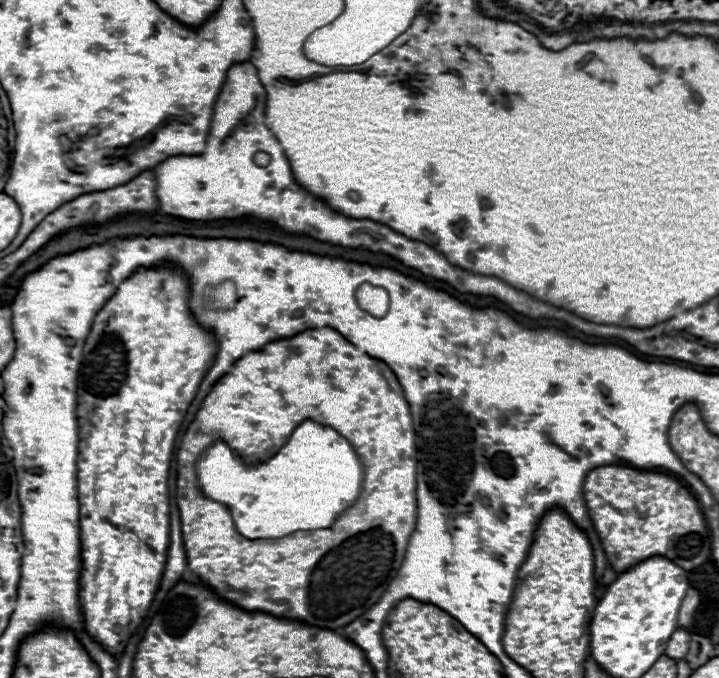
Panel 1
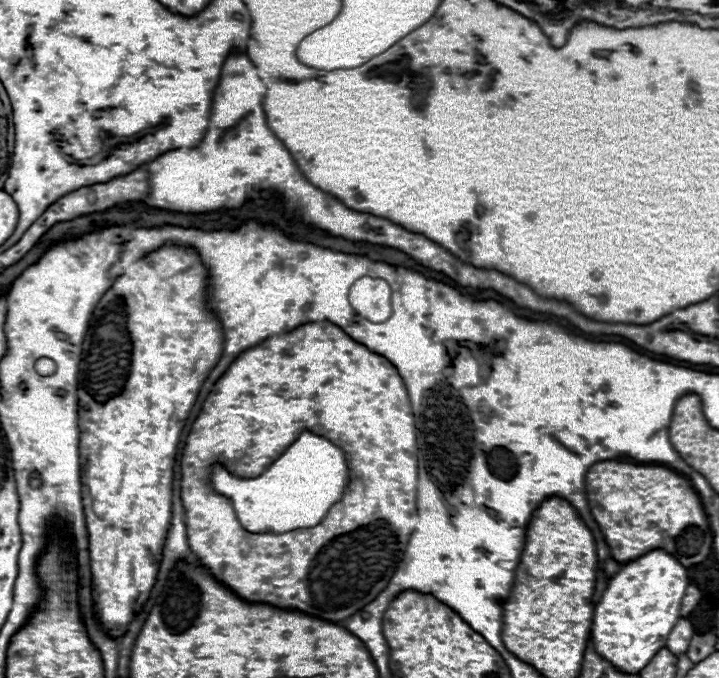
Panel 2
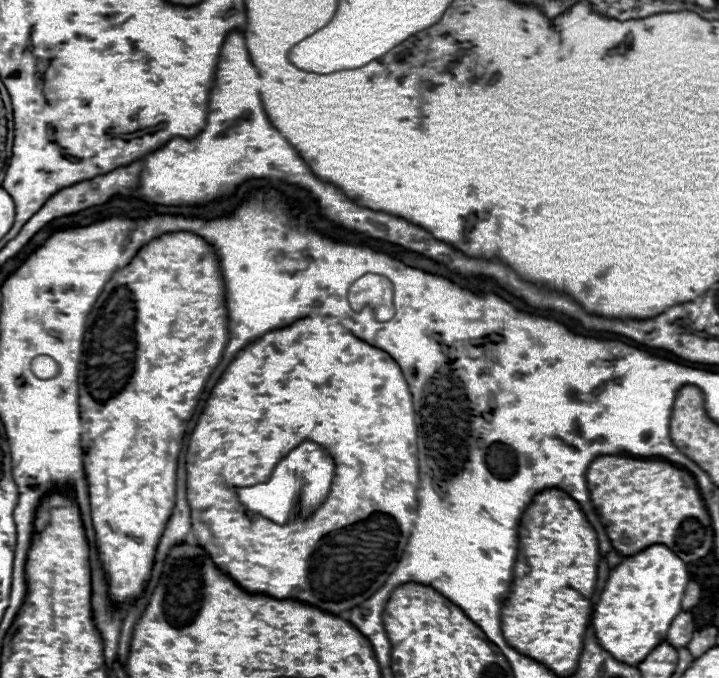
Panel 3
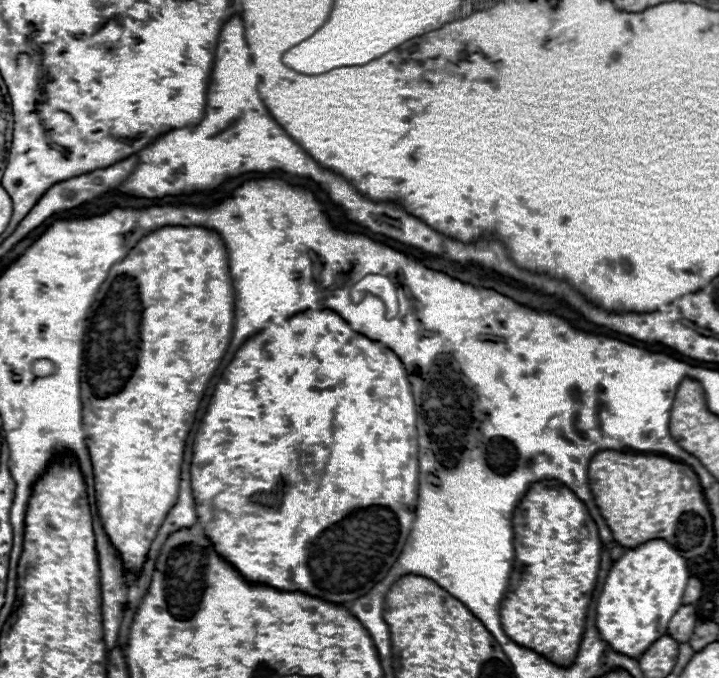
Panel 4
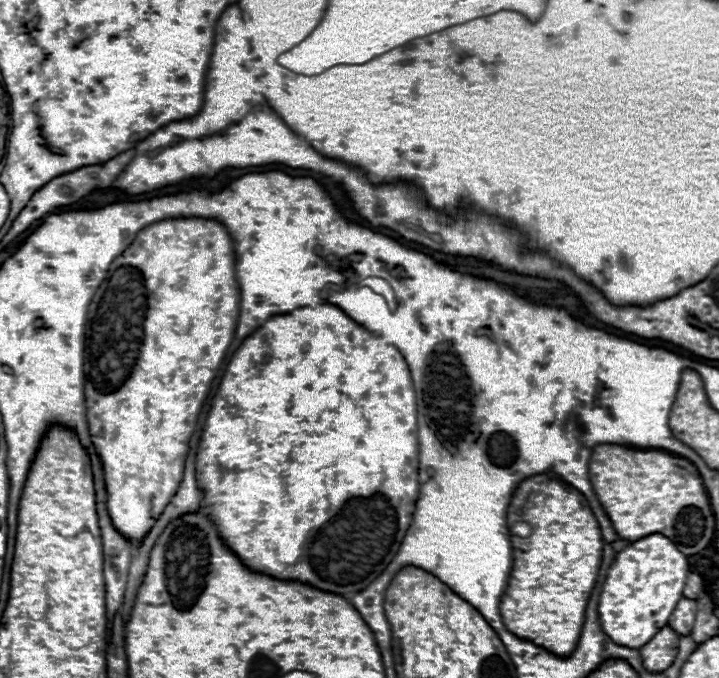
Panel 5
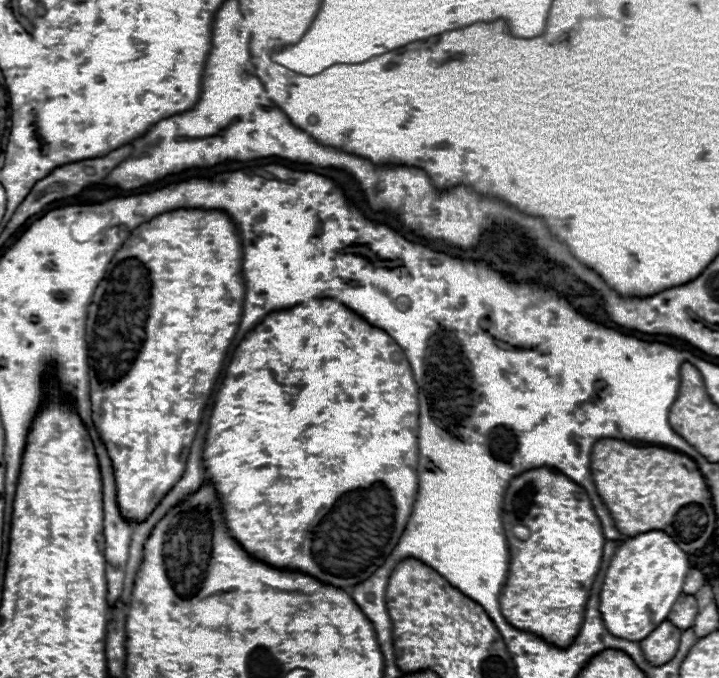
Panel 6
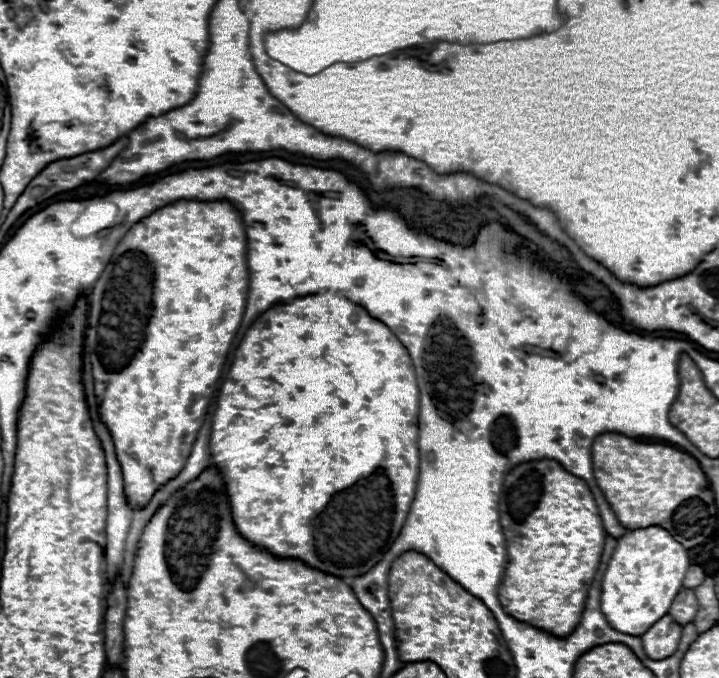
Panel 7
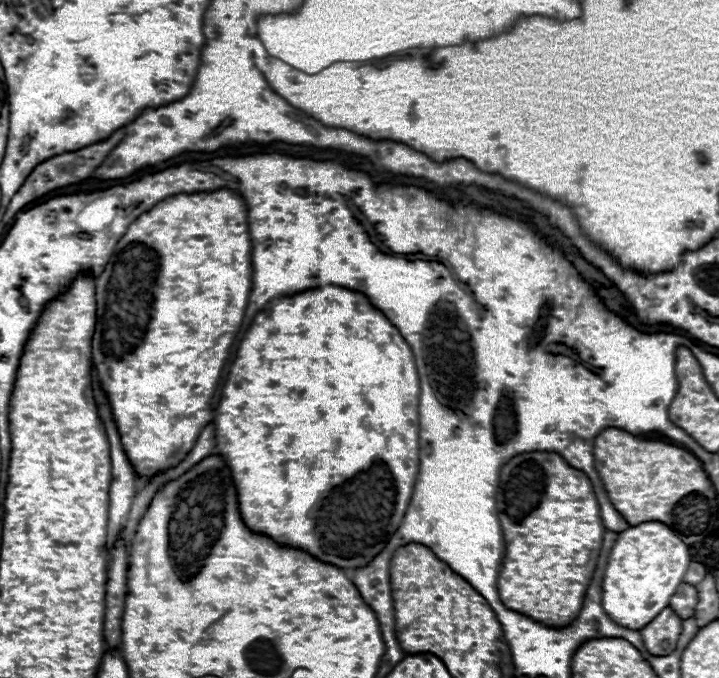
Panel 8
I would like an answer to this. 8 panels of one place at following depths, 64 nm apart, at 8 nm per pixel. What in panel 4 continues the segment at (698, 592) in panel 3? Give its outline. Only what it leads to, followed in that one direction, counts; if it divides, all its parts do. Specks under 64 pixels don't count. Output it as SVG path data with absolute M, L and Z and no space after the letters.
M698 578L688 580L688 588L684 590L684 604L694 604L702 596L702 582Z

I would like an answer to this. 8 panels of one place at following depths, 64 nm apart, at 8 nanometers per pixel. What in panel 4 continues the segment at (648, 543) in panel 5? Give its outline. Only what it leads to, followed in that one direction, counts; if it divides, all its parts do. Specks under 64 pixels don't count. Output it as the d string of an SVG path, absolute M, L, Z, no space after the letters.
M654 538L626 550L612 564L598 598L596 628L600 636L616 652L638 658L666 632L670 618L682 604L688 578L688 562L662 538Z

